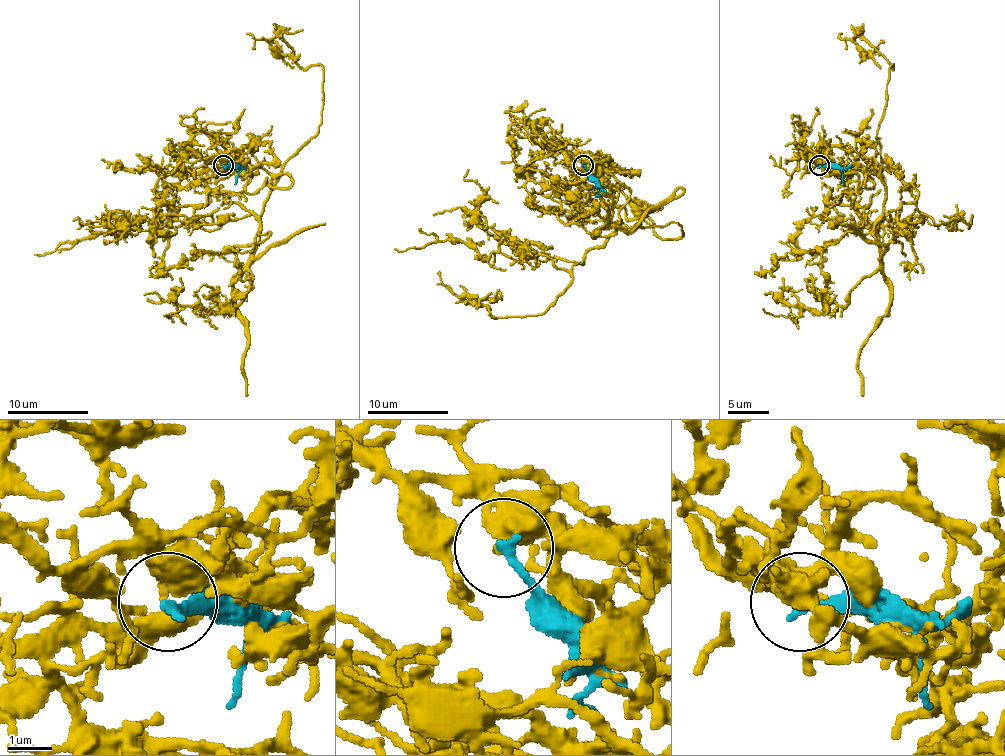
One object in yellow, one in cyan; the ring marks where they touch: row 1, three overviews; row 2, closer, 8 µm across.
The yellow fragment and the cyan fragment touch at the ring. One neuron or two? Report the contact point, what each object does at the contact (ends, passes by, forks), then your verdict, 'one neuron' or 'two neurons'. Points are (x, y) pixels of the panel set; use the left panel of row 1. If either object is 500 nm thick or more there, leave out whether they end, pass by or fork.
place (223, 165); yellow ends; cyan ends; two neurons

